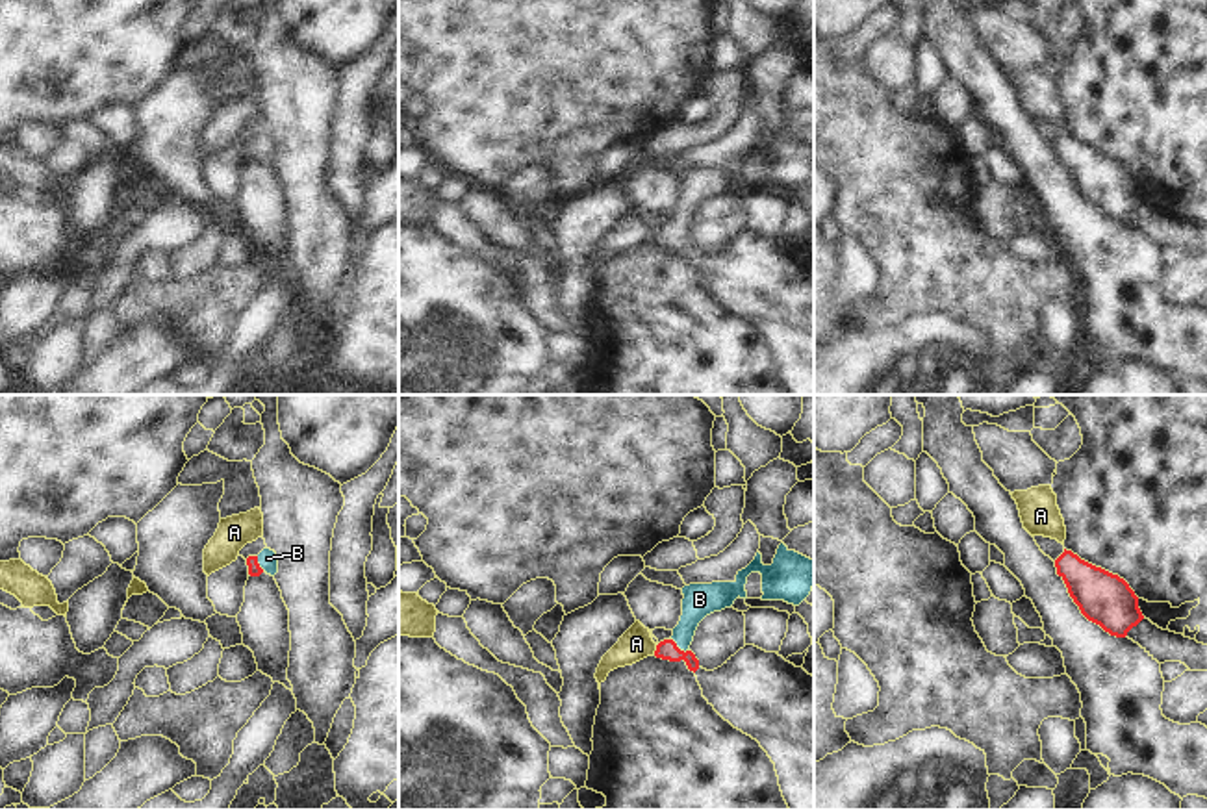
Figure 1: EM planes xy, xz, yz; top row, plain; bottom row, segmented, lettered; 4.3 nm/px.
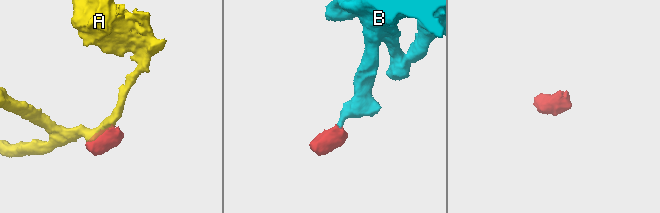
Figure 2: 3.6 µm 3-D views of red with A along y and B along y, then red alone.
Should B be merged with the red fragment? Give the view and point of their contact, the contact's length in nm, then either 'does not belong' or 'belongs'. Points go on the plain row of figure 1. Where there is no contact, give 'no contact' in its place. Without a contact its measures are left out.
xz (677, 232) | 100 nm | belongs

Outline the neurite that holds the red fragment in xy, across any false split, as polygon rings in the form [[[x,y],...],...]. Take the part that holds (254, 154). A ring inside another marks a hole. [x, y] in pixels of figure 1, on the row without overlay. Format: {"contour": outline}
{"contour": [[[265,132],[258,141],[248,141],[247,150],[250,161],[260,161],[263,156],[274,161],[278,158],[278,141]]]}

